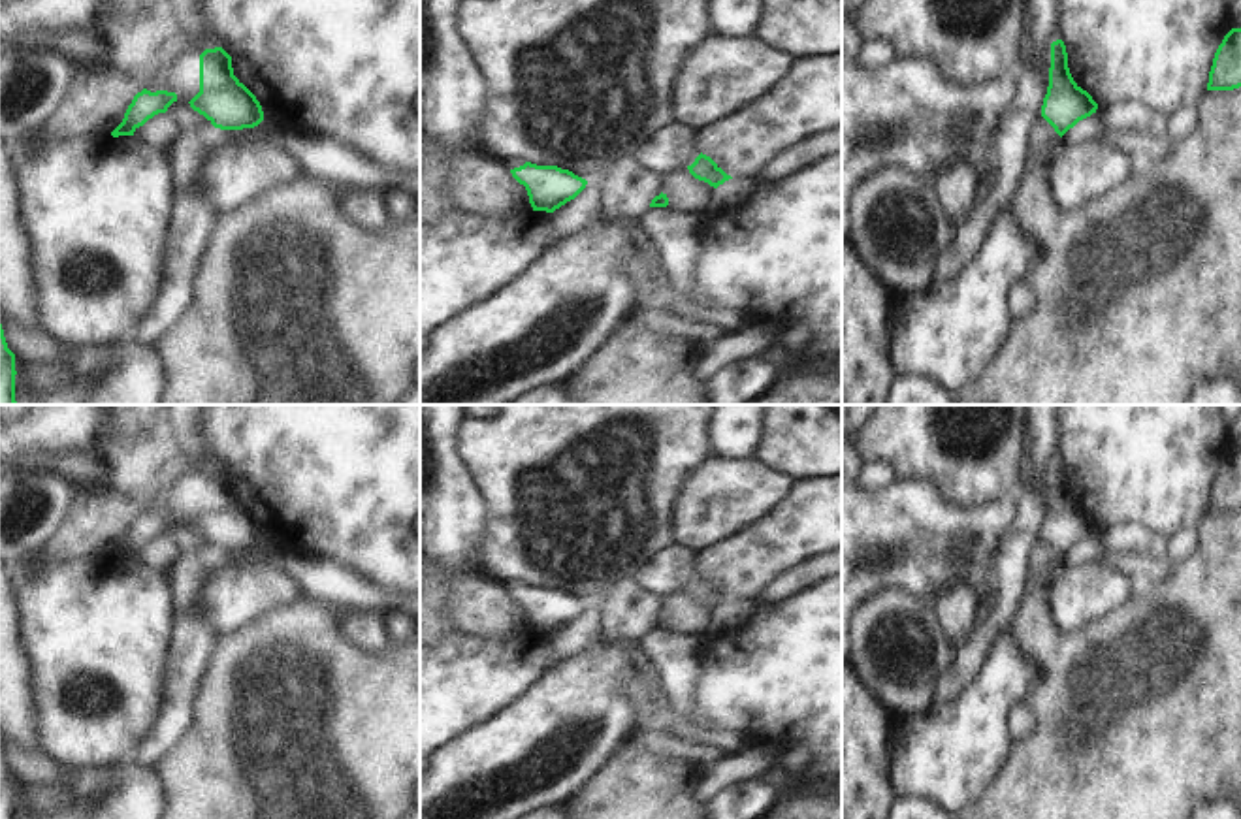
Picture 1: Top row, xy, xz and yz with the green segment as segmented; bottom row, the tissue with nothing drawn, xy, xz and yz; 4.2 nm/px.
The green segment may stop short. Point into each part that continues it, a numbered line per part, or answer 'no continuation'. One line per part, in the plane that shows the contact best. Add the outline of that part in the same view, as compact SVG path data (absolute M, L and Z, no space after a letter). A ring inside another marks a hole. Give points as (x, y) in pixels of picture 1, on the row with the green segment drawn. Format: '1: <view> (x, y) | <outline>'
no continuation

